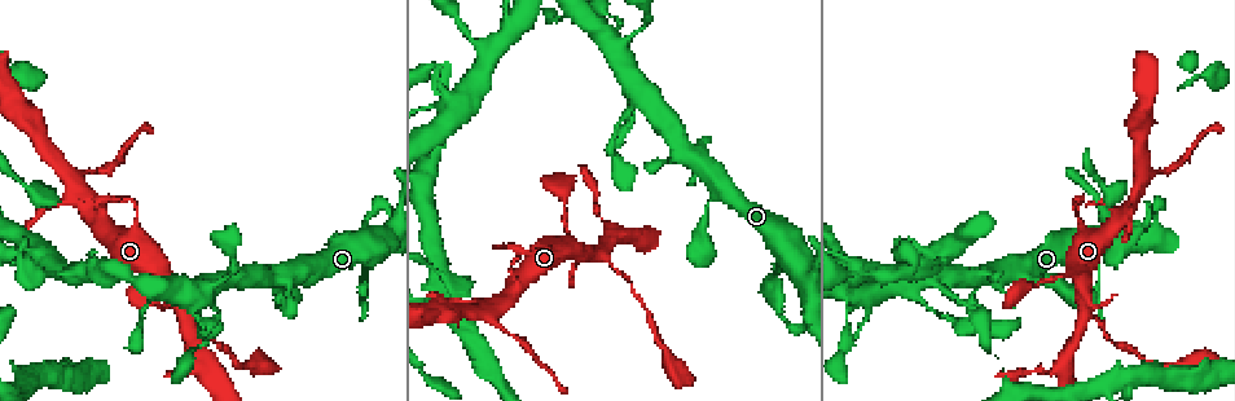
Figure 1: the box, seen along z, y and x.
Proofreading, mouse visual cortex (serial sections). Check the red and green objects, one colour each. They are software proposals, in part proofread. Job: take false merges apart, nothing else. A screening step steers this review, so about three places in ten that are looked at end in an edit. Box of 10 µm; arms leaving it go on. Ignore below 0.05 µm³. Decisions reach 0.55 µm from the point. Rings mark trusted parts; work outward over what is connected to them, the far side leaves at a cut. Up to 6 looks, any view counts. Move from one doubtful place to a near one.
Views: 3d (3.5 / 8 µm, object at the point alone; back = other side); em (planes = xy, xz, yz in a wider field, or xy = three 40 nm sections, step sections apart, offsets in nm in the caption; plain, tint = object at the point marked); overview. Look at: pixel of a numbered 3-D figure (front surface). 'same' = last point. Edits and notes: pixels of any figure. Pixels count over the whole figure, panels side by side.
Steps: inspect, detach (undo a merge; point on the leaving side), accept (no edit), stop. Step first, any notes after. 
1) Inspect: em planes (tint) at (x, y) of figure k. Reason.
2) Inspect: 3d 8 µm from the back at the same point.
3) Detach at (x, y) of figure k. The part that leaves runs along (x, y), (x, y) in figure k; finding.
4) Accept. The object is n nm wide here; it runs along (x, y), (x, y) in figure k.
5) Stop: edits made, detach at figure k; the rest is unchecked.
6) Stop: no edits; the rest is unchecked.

Inspect: 3d 8 µm at (1085, 312) of figure 1. A fork.

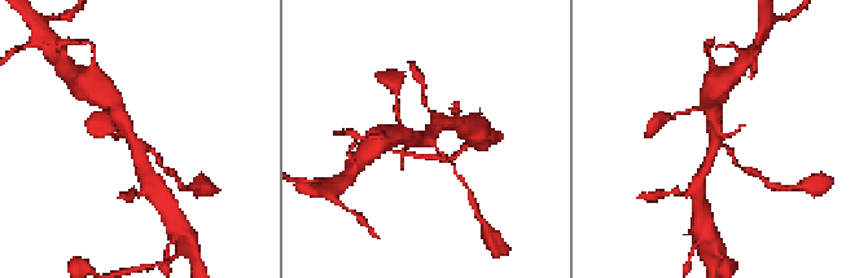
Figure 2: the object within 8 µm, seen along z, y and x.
Inspect: 3d 3.5 µm at the same point.

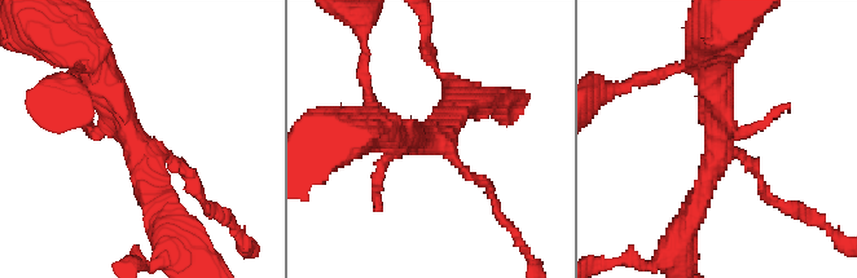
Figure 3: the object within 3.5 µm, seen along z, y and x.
Inspect: em planes (tint) at (721, 148) of figure 3. 3 arms meet here; the arms are 150, 300, 400 nm wide.

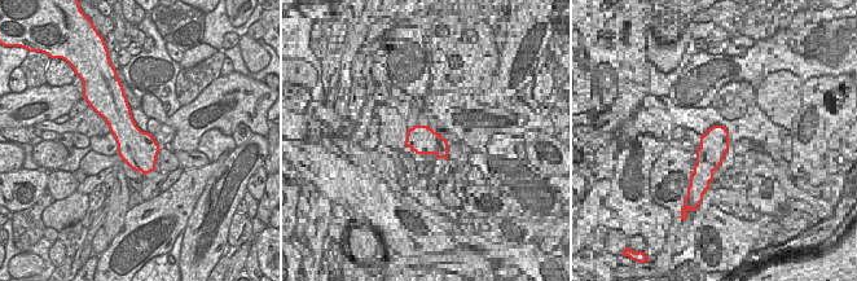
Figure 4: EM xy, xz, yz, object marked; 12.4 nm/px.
Accept. It runs along (99, 71), (143, 148), (166, 223) in figure 3; continuous, no second cell.

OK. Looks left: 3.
Inspect: em planes (tint) at (1134, 187) of figure 1. Side arm on a straight run.

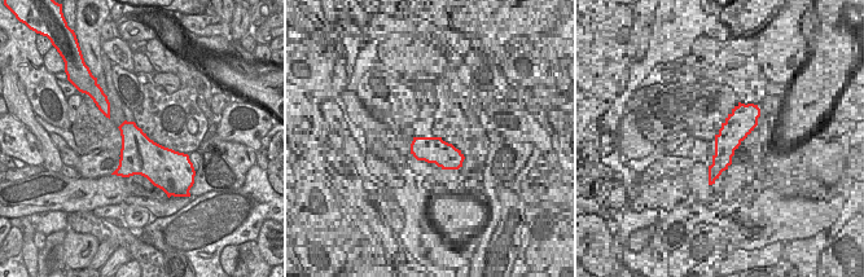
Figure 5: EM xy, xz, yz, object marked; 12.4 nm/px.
Inspect: 3d 3.5 µm from the back at the same point. See where the arms go.

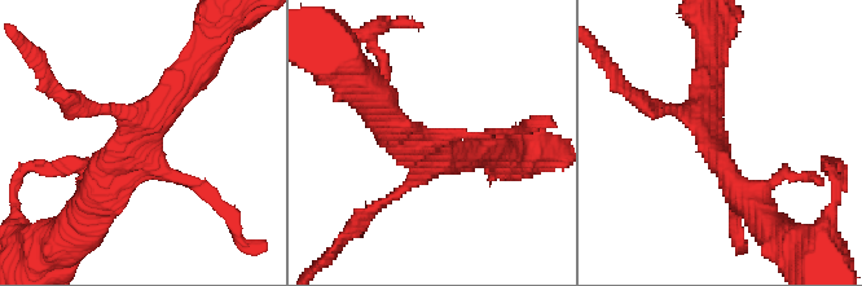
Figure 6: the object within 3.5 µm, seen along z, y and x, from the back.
Accept. The object is 480 nm wide here; it runs along (89, 198), (150, 131), (189, 71) in figure 6; continuous, no second cell.

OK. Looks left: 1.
Stop: no edits; the rest is unchecked.

